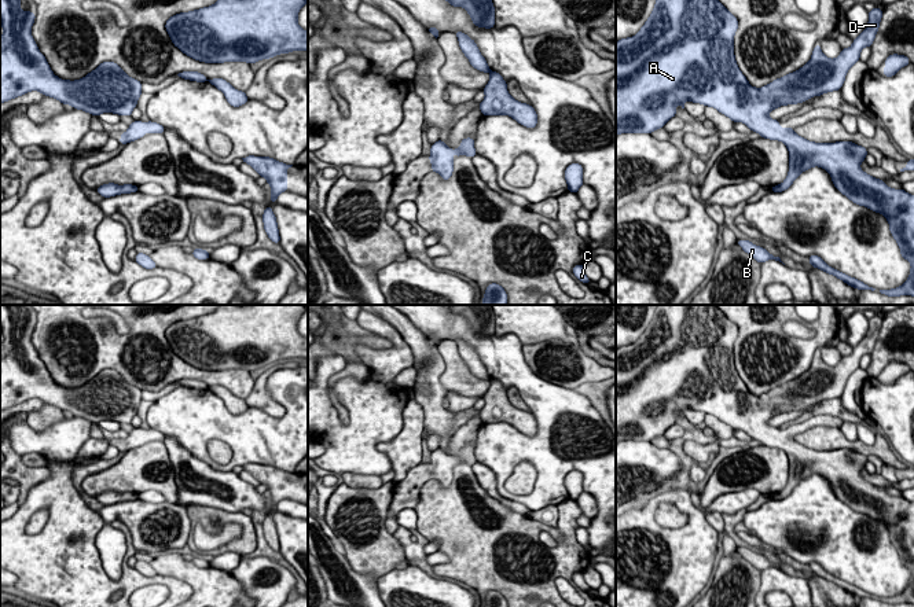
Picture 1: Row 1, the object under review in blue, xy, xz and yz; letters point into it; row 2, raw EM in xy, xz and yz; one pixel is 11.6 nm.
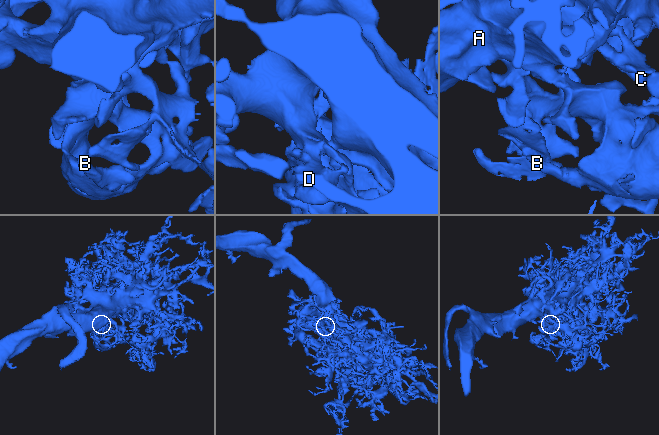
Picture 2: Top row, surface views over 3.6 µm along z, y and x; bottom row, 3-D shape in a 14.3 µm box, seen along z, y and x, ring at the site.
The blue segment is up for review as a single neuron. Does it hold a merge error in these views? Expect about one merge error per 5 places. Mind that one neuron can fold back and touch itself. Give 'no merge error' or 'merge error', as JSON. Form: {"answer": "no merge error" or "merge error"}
{"answer": "no merge error"}

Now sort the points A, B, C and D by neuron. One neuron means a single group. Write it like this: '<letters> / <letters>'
A B C D

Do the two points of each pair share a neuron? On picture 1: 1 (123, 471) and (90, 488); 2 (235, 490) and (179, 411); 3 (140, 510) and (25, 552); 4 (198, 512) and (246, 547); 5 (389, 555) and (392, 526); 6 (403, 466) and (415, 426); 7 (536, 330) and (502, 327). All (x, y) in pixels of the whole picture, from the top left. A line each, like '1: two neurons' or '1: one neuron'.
1: one neuron
2: two neurons
3: two neurons
4: one neuron
5: two neurons
6: one neuron
7: one neuron

